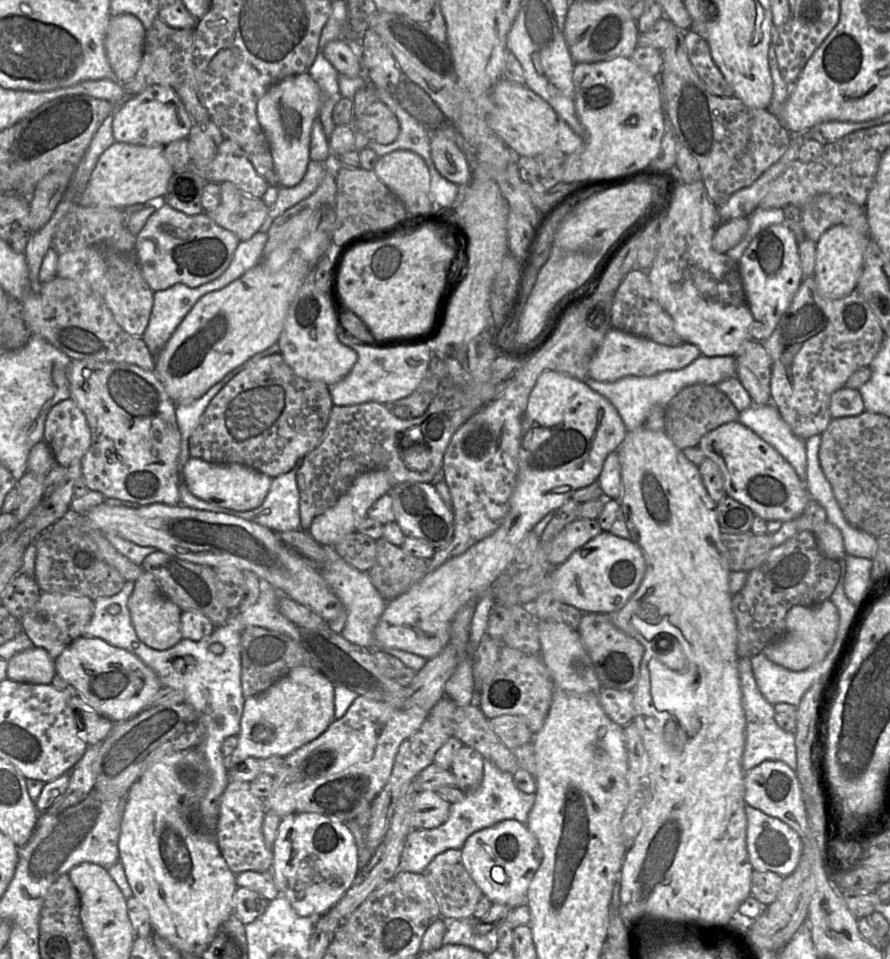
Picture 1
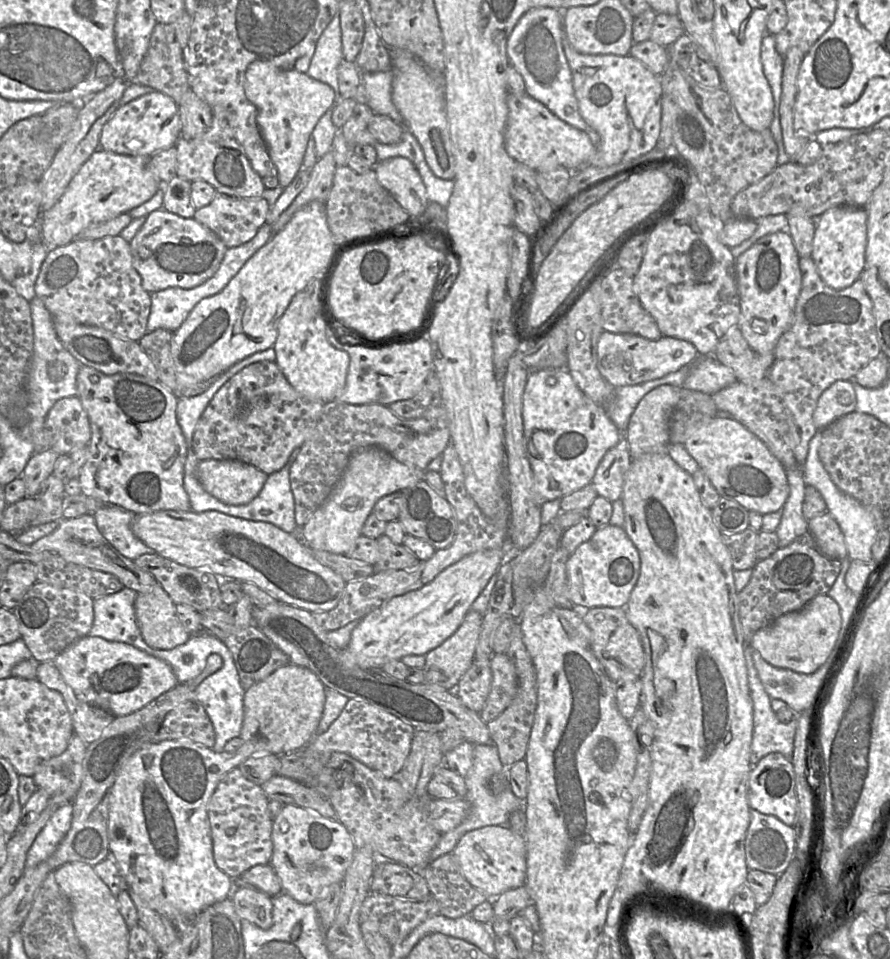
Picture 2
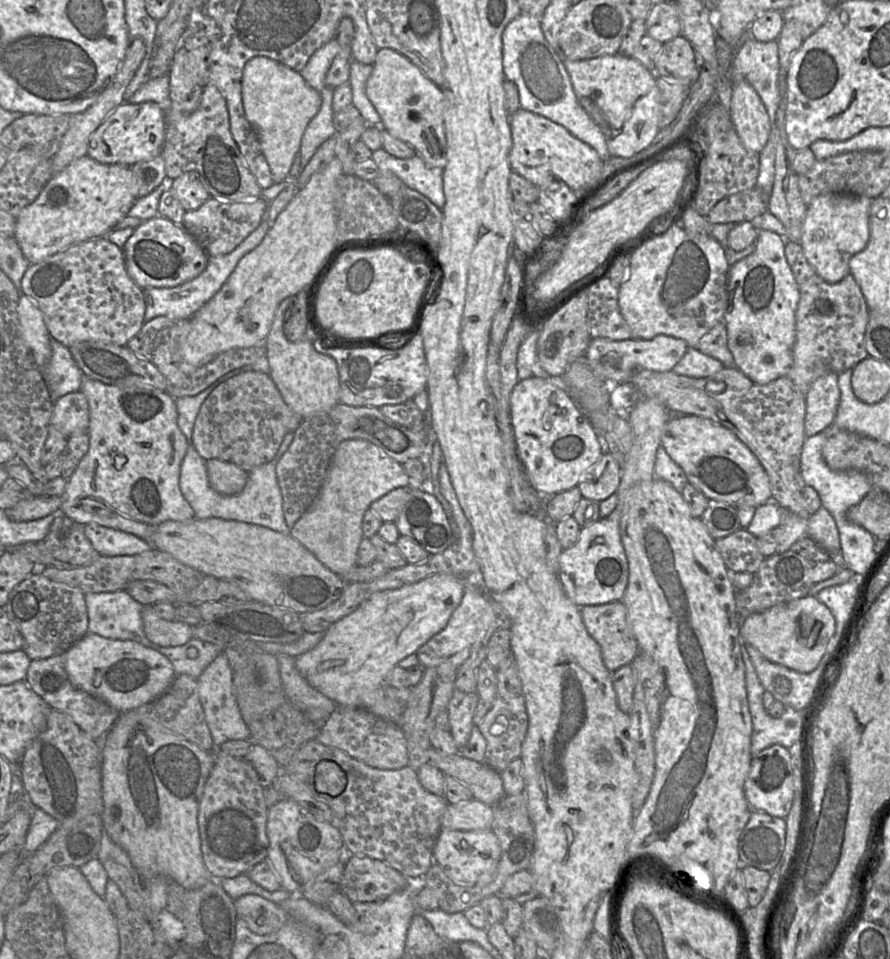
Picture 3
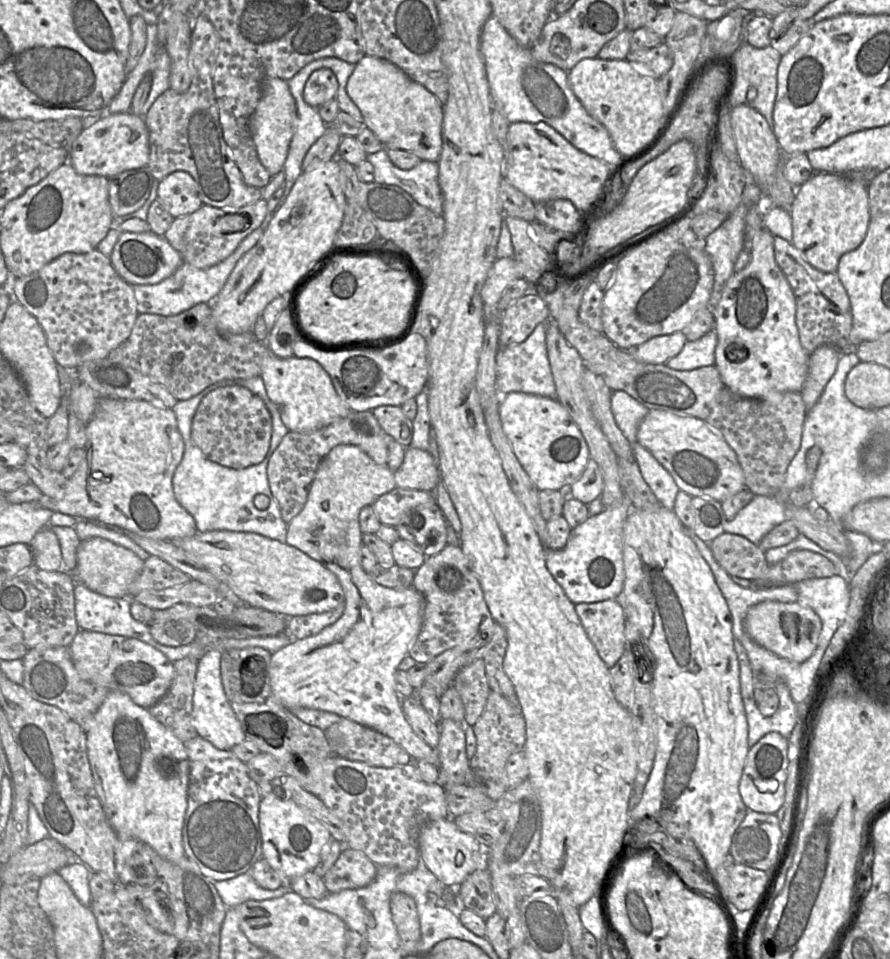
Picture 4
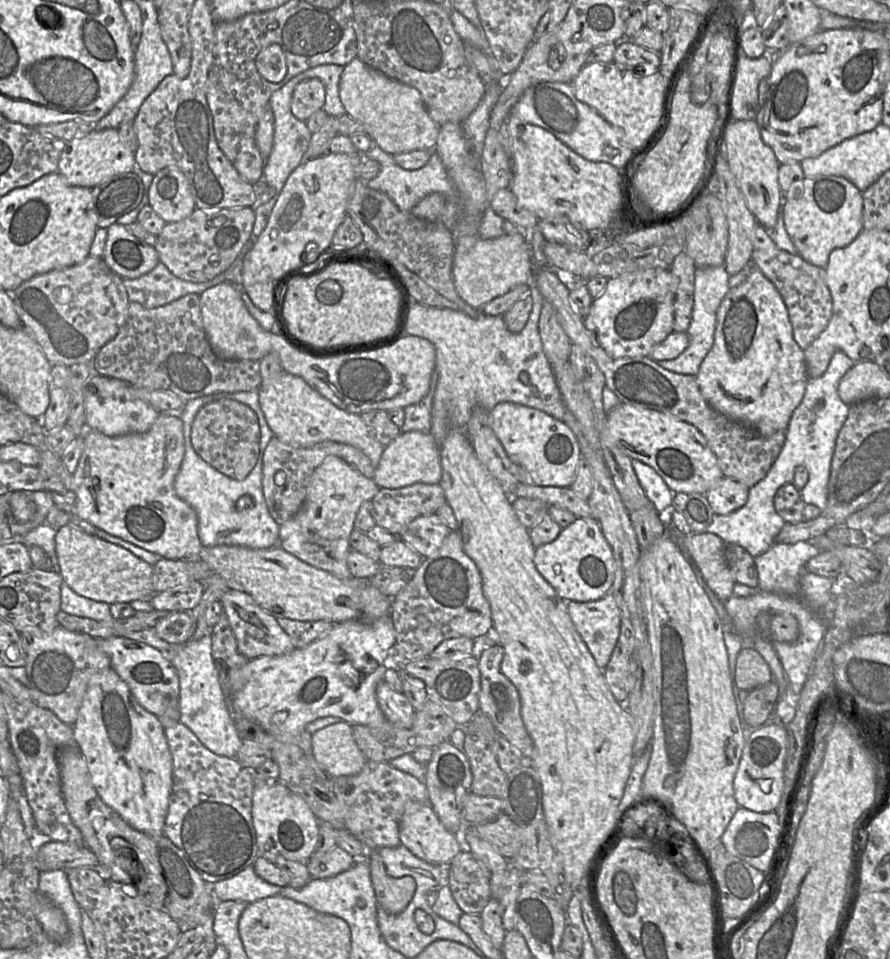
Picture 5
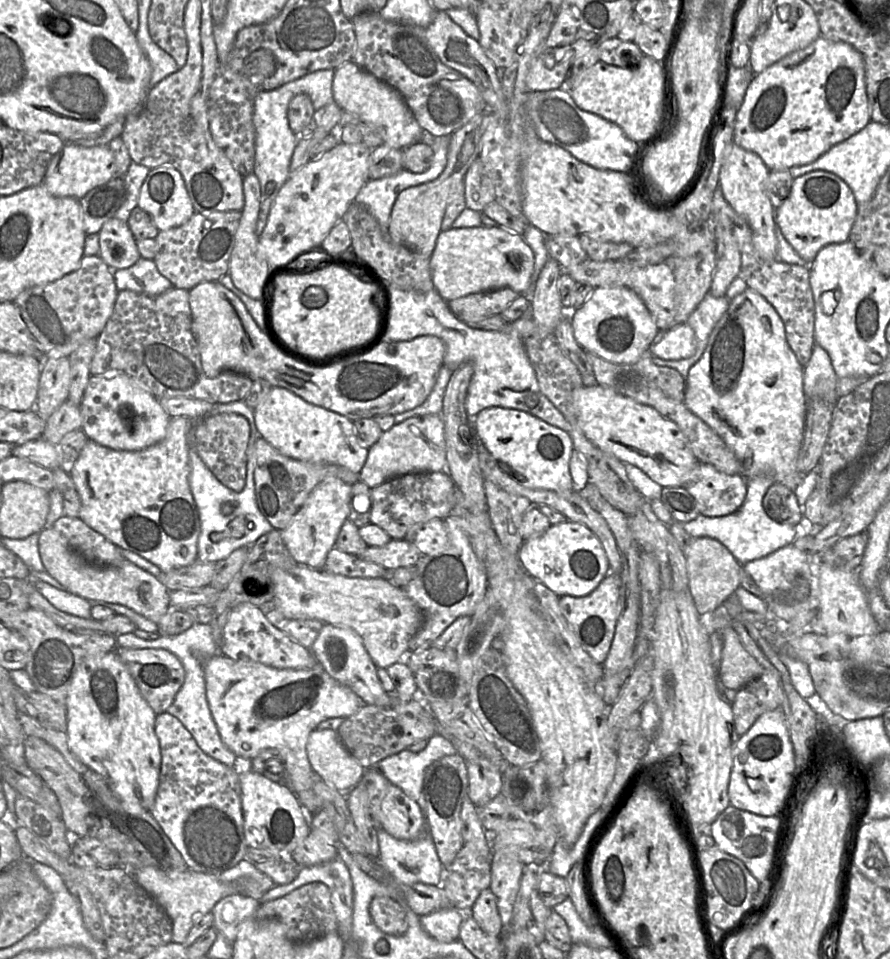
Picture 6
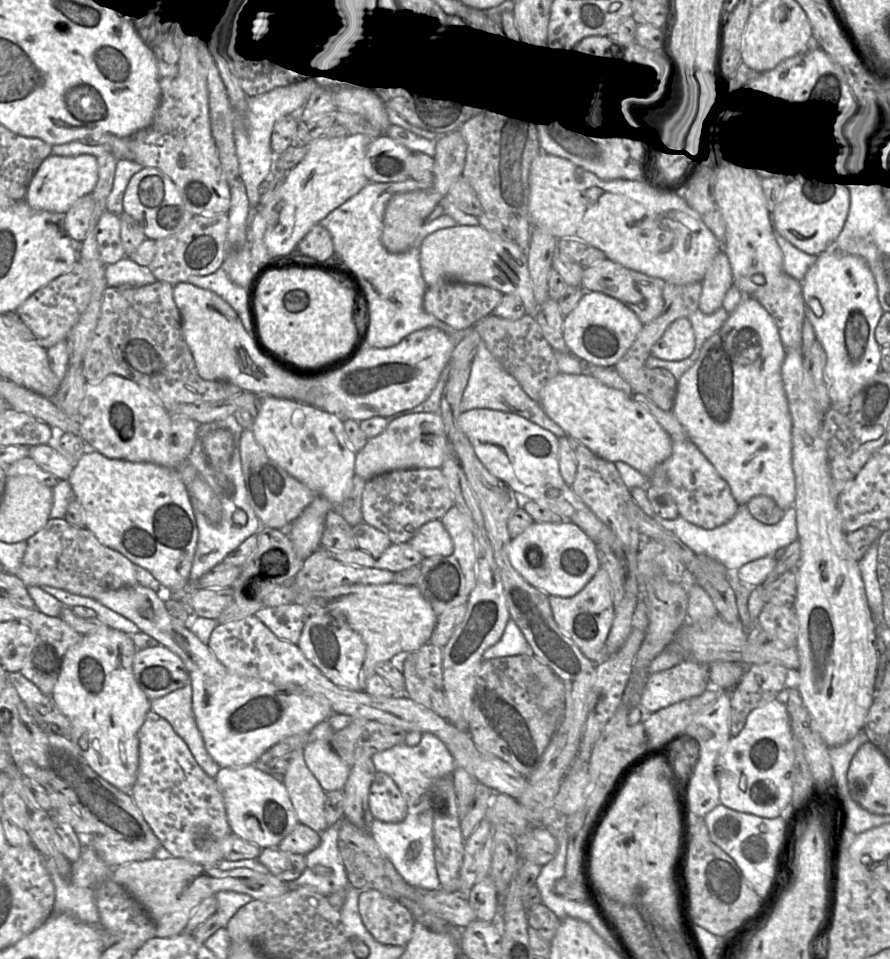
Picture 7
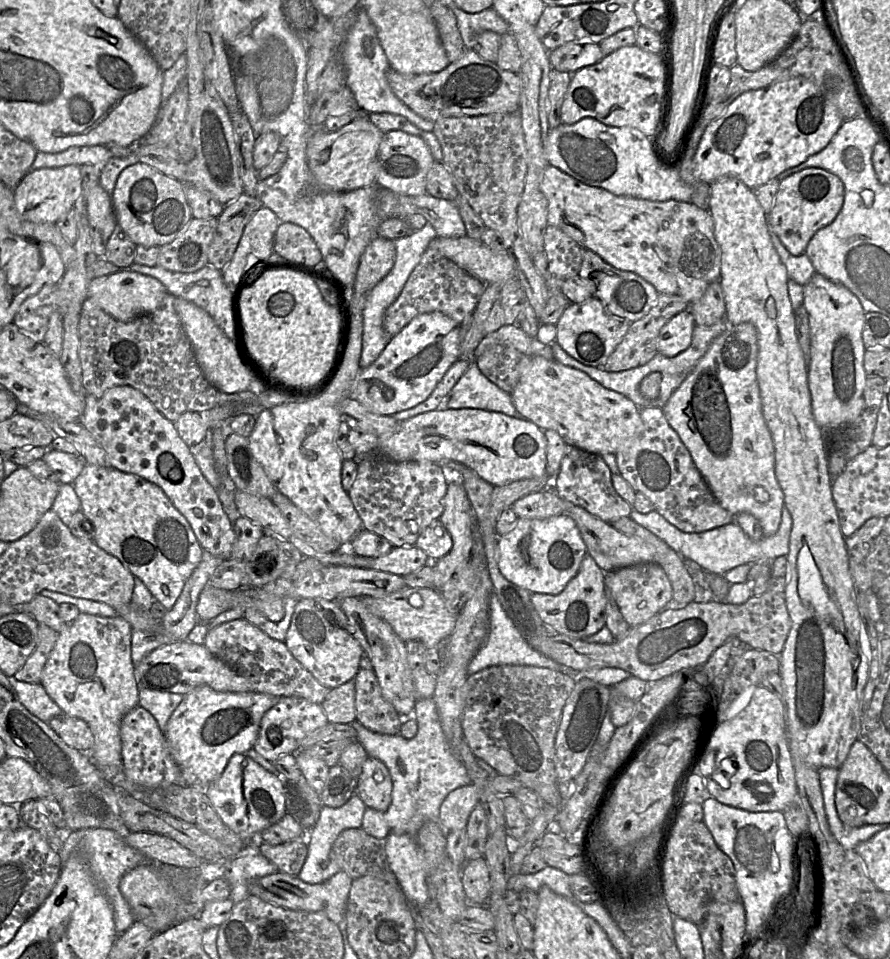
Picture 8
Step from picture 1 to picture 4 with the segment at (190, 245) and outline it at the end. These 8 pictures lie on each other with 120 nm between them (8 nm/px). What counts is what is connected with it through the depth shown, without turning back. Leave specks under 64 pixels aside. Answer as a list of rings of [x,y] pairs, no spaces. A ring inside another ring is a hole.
[[[152,231],[121,232],[109,259],[116,273],[130,285],[157,284],[170,277],[184,263],[169,242]]]

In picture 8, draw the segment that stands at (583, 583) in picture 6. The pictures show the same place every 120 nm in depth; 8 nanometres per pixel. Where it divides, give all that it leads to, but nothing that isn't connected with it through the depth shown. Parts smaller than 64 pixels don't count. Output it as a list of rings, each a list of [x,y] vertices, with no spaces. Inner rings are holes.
[[[564,514],[548,519],[519,518],[510,532],[500,536],[498,548],[499,570],[508,581],[531,593],[550,595],[564,590],[587,553],[575,521]]]

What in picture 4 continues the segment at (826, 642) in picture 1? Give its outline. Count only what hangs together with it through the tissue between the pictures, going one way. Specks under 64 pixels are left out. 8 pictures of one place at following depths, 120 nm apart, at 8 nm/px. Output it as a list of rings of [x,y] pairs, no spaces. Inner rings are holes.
[[[763,601],[752,606],[745,617],[748,635],[774,654],[794,662],[804,662],[814,653],[822,623],[809,607],[798,602]]]

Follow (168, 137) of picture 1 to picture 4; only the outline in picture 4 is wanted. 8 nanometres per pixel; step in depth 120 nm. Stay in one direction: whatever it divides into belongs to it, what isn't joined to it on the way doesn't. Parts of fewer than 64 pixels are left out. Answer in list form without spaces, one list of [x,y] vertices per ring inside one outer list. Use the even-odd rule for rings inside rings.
[[[131,112],[108,114],[90,121],[78,135],[68,151],[68,162],[81,175],[111,178],[117,174],[146,166],[149,161],[149,132],[144,118]]]

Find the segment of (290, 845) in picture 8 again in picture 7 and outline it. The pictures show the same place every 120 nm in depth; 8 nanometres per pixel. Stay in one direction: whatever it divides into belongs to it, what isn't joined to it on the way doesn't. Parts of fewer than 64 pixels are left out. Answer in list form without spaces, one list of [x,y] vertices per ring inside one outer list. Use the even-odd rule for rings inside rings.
[[[262,848],[258,860],[279,880],[288,883],[298,879],[306,866],[304,855]]]

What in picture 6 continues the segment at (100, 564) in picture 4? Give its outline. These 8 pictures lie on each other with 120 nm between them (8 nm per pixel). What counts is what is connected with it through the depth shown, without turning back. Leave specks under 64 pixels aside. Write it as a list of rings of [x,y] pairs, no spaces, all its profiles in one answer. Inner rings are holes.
[[[44,528],[39,535],[39,554],[45,571],[62,584],[67,592],[87,601],[98,601],[125,606],[146,619],[159,624],[162,617],[173,608],[169,604],[169,591],[153,575],[140,569],[129,561],[123,561],[119,566],[101,567],[82,559],[69,545],[67,539],[54,528]]]

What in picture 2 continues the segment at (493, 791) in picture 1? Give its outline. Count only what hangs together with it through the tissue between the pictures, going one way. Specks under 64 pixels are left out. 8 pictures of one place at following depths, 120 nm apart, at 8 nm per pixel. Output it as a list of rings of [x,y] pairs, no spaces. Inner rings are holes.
[[[476,744],[473,747],[472,766],[469,769],[465,784],[467,792],[465,800],[469,805],[466,818],[454,829],[441,834],[440,839],[430,855],[430,861],[435,860],[446,853],[452,853],[457,842],[467,832],[485,826],[506,825],[512,812],[523,809],[523,800],[517,798],[511,791],[506,778],[506,786],[499,794],[493,794],[489,790],[489,780],[493,775],[504,775],[507,768],[501,763],[496,747],[493,744]]]

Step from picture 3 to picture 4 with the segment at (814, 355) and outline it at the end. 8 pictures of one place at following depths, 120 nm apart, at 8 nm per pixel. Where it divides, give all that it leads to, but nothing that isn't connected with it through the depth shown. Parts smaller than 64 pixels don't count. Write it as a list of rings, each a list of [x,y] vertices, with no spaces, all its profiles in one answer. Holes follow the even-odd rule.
[[[774,236],[775,261],[785,275],[796,300],[796,325],[799,339],[808,354],[816,348],[829,345],[842,354],[856,352],[849,334],[852,328],[850,300],[836,272],[824,273],[812,267],[790,242]]]

